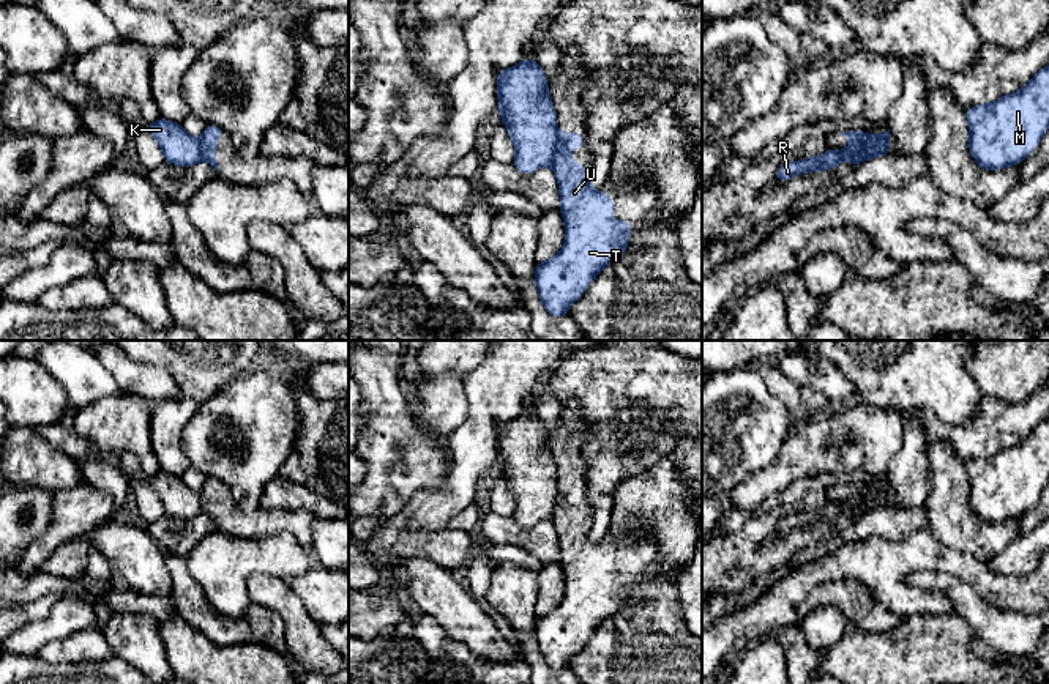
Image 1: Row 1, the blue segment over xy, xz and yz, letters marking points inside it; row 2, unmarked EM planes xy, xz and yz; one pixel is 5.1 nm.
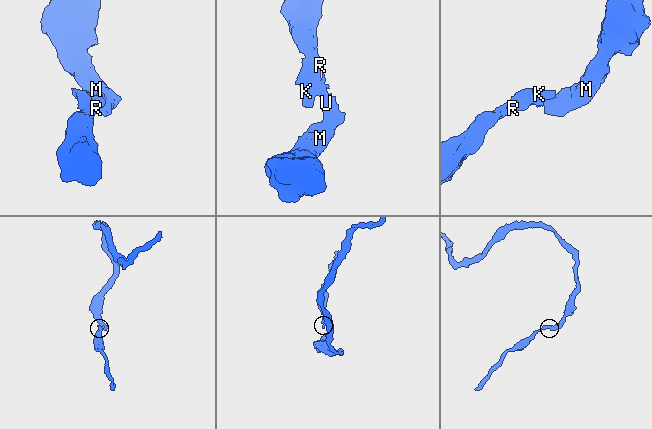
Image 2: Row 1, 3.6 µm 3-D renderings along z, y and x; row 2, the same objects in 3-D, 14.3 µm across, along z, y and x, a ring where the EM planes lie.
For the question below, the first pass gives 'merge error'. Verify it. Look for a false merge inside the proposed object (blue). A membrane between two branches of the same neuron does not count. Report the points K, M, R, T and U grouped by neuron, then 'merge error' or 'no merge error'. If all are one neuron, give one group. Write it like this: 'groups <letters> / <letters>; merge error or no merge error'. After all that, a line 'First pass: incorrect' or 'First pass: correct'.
groups K R / M T U; merge error
First pass: correct

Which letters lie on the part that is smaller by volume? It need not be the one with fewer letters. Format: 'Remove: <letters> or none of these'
Remove: K, R

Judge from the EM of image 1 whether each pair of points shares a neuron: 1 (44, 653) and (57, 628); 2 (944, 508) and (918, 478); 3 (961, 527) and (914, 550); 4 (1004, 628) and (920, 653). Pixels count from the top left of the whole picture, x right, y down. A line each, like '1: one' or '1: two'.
1: two
2: two
3: two
4: two

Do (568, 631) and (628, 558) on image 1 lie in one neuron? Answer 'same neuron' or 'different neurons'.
same neuron

